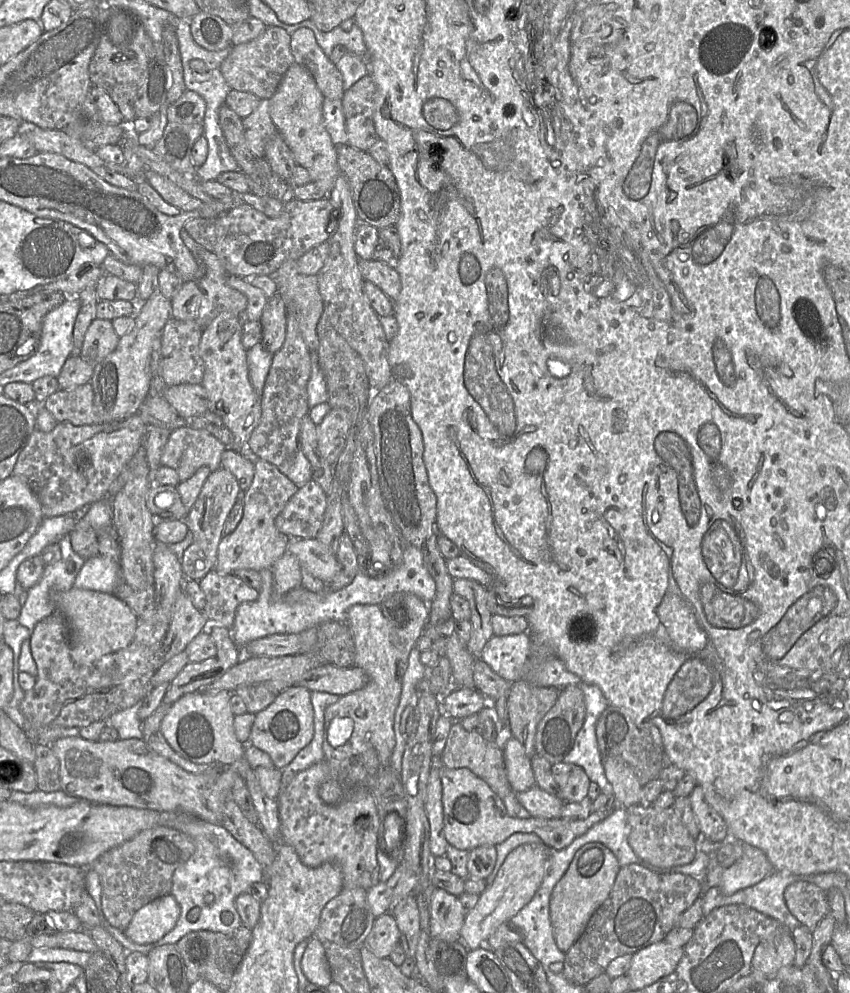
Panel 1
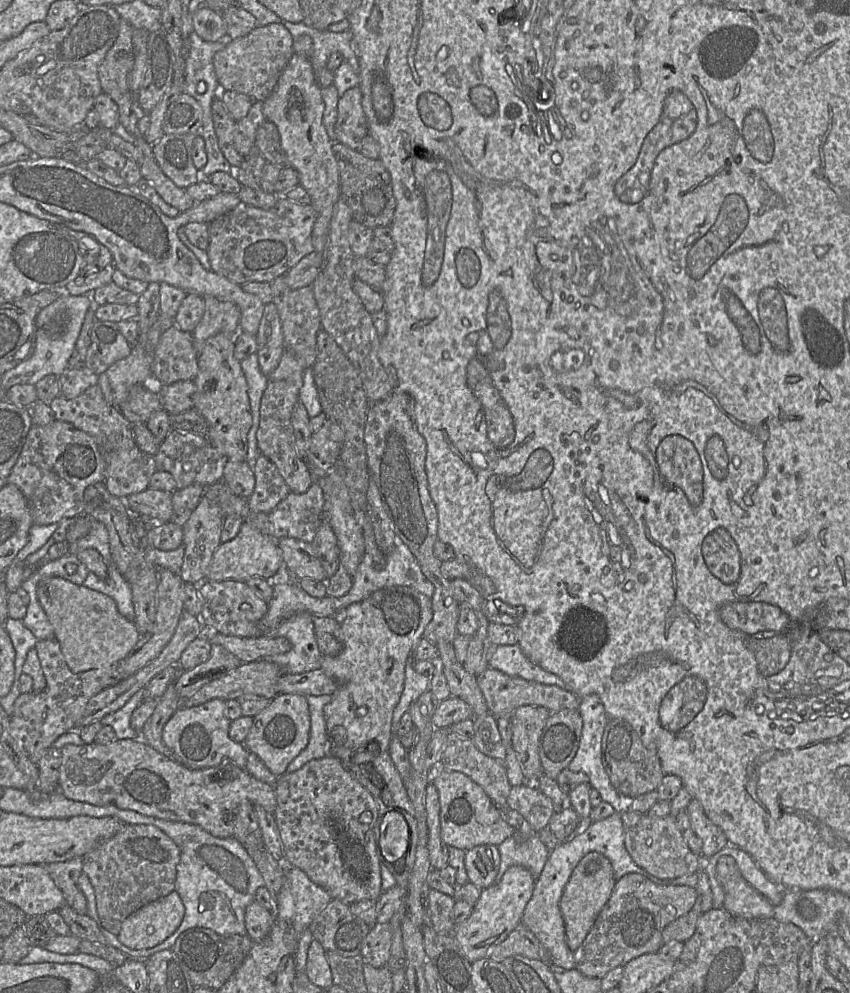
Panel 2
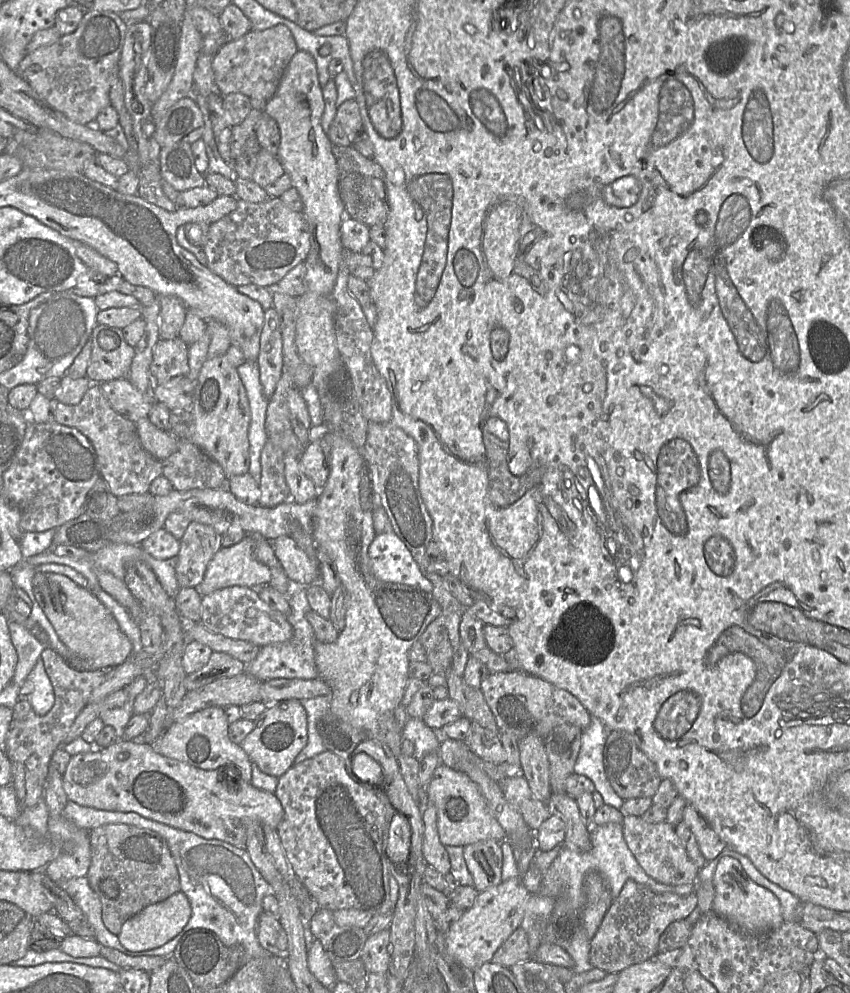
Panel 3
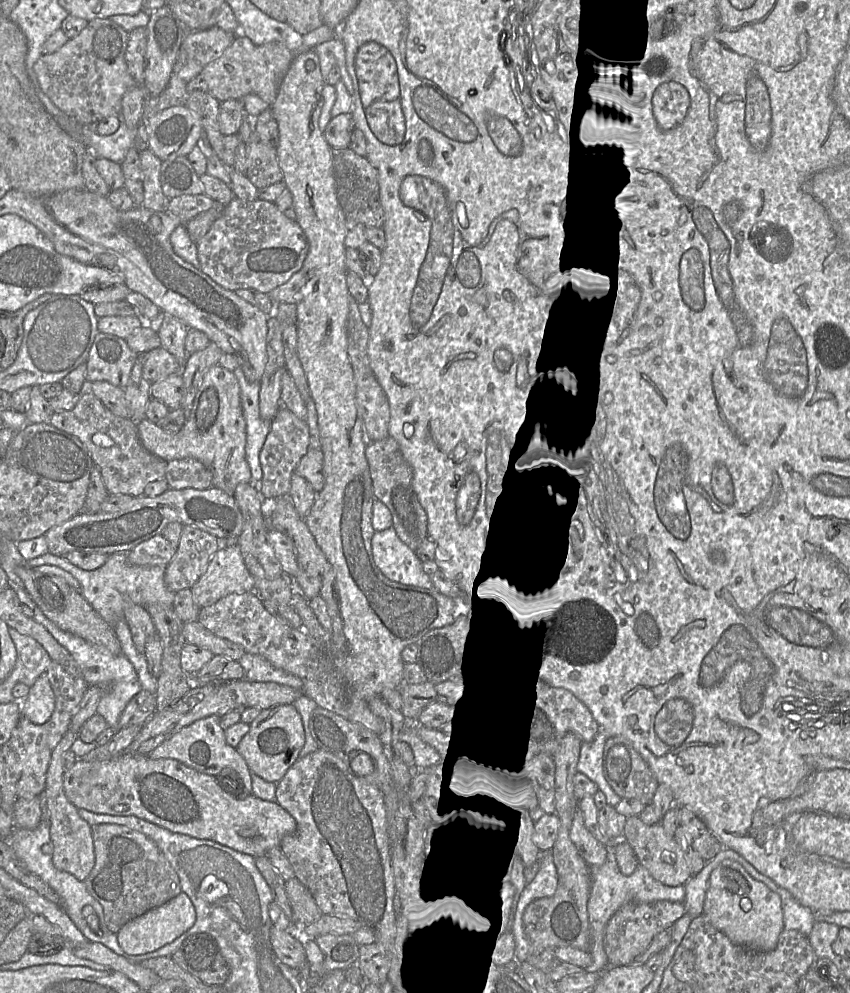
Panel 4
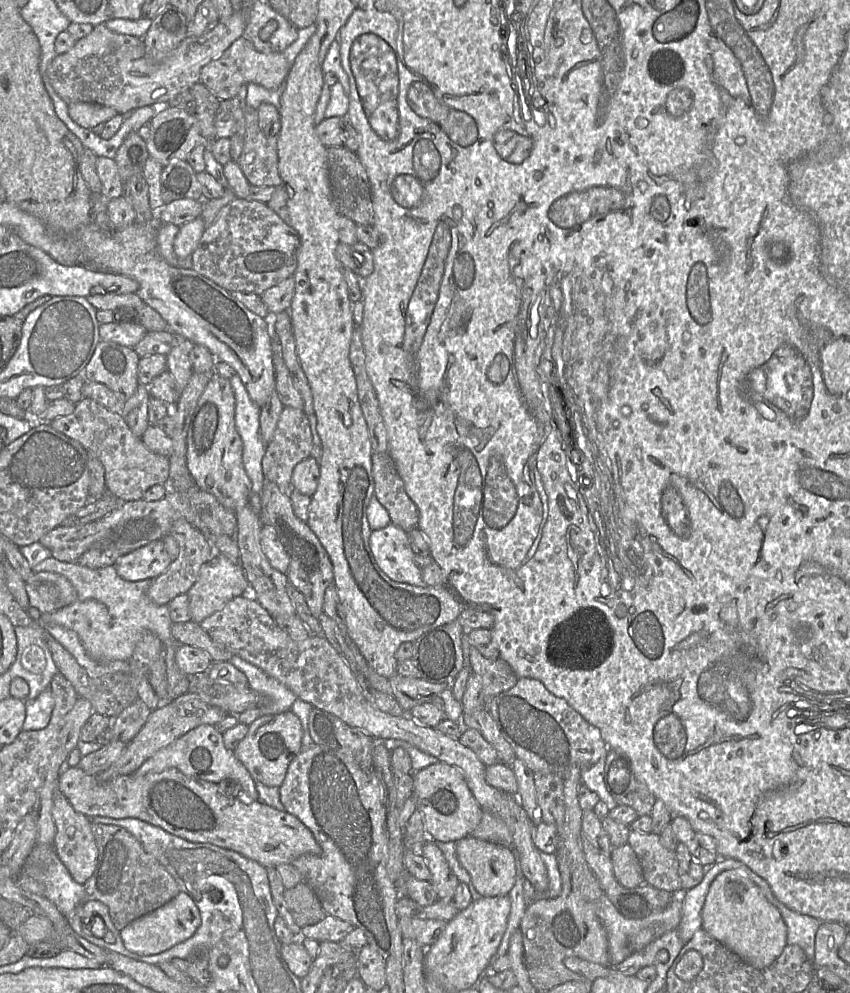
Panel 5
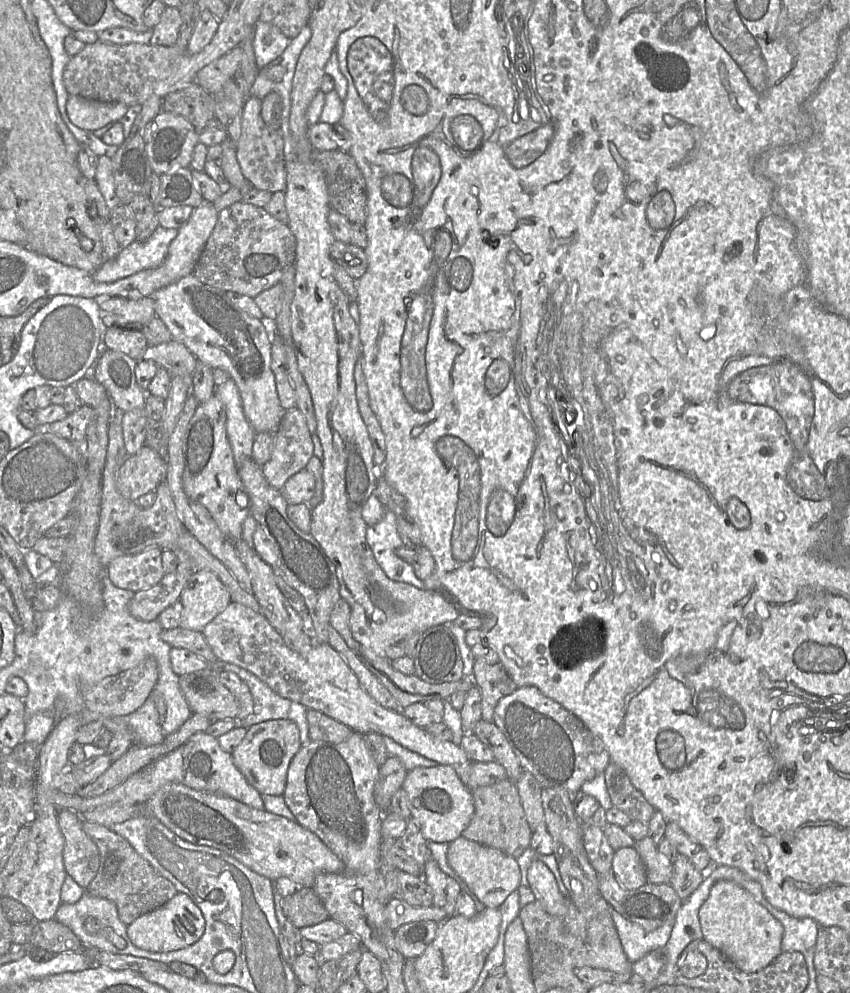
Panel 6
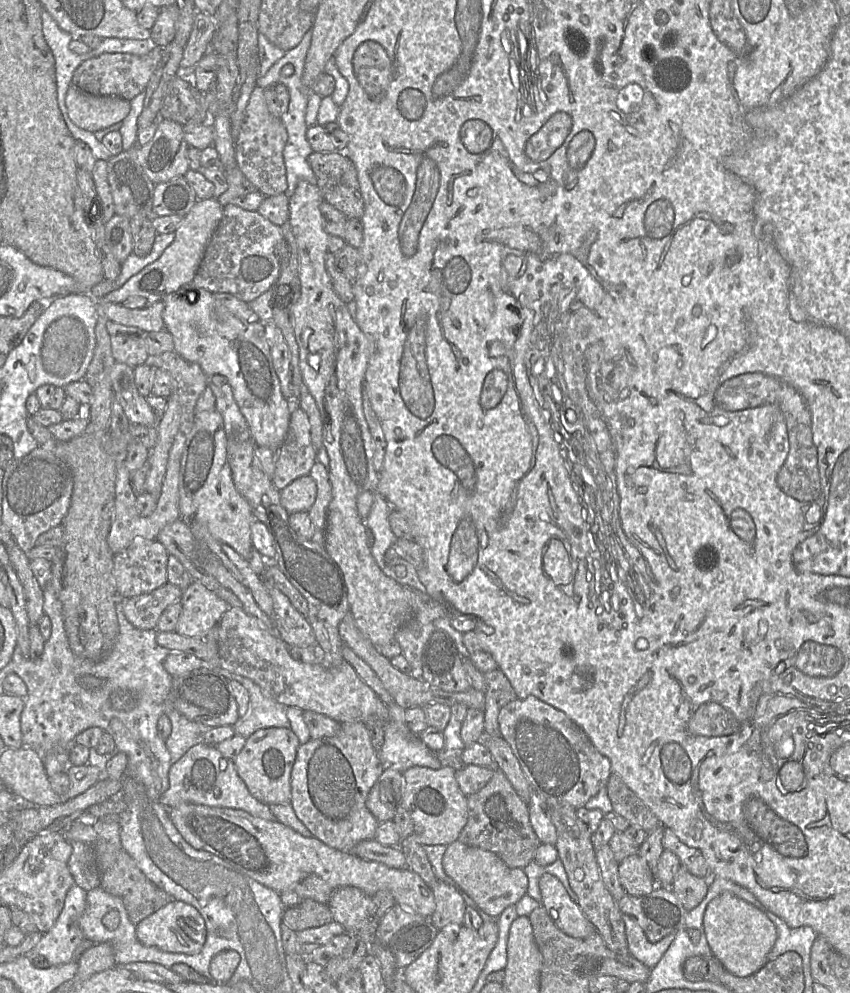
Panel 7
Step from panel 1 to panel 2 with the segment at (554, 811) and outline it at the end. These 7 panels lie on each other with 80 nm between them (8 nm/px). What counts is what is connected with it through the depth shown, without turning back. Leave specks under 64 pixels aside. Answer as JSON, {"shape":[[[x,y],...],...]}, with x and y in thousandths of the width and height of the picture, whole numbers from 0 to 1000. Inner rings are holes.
{"shape":[[[622,789],[602,792],[596,803],[596,811],[611,818],[631,838],[644,833],[652,820],[647,804],[632,792]]]}

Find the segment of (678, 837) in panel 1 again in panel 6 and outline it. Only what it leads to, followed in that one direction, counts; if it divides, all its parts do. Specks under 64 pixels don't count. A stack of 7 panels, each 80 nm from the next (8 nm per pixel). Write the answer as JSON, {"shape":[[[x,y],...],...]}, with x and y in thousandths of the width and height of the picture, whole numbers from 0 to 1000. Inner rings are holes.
{"shape":[[[760,842],[747,847],[745,853],[759,872],[762,889],[771,891],[788,890],[792,869],[775,857],[774,851]]]}

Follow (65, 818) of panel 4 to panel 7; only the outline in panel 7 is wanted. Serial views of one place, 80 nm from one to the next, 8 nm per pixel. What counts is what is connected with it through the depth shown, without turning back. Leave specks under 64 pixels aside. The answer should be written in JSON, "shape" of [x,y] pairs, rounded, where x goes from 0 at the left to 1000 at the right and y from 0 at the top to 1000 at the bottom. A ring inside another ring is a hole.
{"shape":[[[85,847],[85,859],[80,874],[88,890],[105,897],[118,891],[118,875],[111,860],[109,851]]]}

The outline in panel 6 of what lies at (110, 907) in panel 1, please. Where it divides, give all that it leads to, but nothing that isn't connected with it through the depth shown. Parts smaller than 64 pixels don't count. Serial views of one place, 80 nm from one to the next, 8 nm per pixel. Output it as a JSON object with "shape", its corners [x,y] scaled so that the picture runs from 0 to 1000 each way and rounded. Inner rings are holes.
{"shape":[[[98,828],[99,838],[118,858],[116,876],[100,898],[134,908],[142,928],[152,932],[162,923],[191,912],[208,900],[205,891],[168,865],[153,849],[132,835],[111,828]]]}

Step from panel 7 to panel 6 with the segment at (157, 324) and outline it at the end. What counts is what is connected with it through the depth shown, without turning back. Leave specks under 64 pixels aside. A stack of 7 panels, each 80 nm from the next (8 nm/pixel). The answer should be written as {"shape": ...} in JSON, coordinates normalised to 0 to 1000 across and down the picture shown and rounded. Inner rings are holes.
{"shape":[[[134,299],[118,304],[116,309],[121,315],[142,318],[160,328],[167,328],[185,318],[178,299],[167,299],[162,302]]]}

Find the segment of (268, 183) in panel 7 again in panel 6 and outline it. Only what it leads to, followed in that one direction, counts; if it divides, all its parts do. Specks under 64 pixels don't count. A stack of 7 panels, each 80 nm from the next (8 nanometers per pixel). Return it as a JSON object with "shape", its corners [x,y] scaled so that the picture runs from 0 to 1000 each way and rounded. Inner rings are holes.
{"shape":[[[293,97],[288,101],[284,137],[278,145],[278,157],[284,173],[289,181],[301,190],[319,194],[336,192],[338,175],[335,170],[335,141],[328,131],[313,126],[307,117],[308,100]]]}

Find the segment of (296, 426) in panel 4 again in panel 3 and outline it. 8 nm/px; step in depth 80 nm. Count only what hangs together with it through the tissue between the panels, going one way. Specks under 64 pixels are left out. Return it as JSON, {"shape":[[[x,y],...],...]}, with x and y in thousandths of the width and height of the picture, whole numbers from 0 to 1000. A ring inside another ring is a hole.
{"shape":[[[315,443],[307,456],[307,499],[304,509],[322,511],[341,503],[341,493],[335,482],[334,454]]]}

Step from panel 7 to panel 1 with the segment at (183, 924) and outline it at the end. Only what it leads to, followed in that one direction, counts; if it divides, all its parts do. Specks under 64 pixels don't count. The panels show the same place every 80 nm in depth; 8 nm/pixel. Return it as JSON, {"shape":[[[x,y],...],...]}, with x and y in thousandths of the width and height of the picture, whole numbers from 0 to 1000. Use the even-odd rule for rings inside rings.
{"shape":[[[199,899],[160,917],[146,940],[160,951],[184,949],[206,934],[212,917],[208,906]]]}

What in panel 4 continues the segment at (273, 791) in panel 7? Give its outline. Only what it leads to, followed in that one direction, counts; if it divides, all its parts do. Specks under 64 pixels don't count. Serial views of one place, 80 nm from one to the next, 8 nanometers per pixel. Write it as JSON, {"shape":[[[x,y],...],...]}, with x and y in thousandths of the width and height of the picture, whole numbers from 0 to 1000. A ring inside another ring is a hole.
{"shape":[[[332,709],[308,715],[294,728],[293,737],[278,754],[298,779],[312,787],[327,789],[349,766],[358,749],[358,731],[352,717],[345,709]]]}

